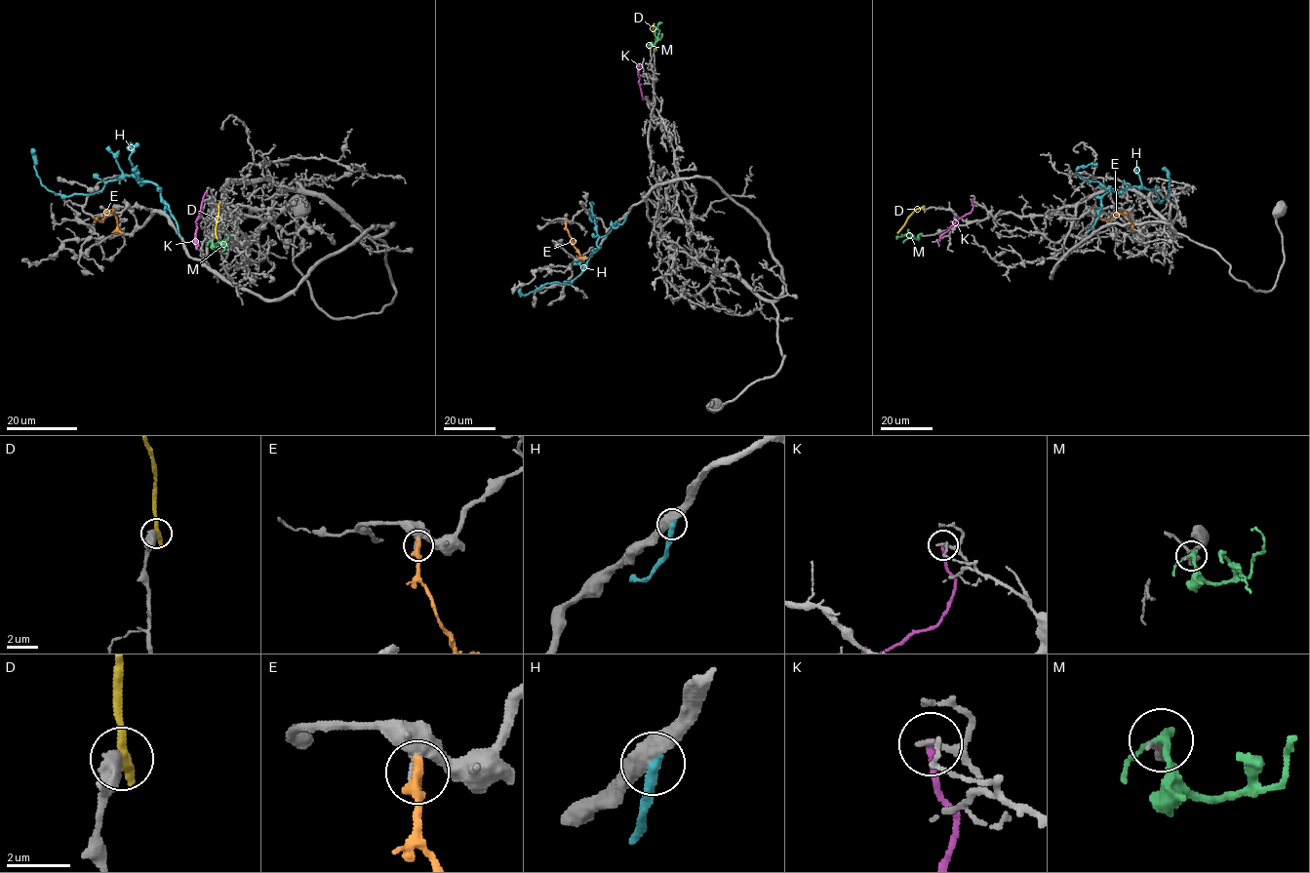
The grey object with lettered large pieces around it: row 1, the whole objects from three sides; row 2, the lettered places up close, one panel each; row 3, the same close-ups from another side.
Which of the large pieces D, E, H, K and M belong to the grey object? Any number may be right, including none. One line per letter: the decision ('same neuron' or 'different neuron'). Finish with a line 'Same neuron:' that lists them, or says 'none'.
D: different neuron
E: different neuron
H: different neuron
K: different neuron
M: different neuron
Same neuron: none

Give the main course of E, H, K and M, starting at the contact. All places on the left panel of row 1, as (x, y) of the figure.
E: (97, 218), (100, 221), (108, 212), (112, 212), (118, 228), (123, 232)
H: (179, 234), (177, 221), (152, 182), (122, 175), (92, 193), (57, 194), (41, 183), (34, 168), (34, 150)
K: (205, 192), (196, 221), (197, 249)
M: (211, 241), (218, 247), (220, 245), (218, 240), (228, 247)

